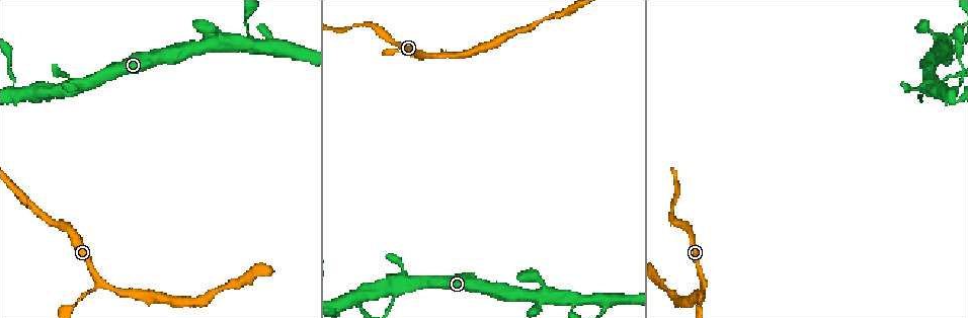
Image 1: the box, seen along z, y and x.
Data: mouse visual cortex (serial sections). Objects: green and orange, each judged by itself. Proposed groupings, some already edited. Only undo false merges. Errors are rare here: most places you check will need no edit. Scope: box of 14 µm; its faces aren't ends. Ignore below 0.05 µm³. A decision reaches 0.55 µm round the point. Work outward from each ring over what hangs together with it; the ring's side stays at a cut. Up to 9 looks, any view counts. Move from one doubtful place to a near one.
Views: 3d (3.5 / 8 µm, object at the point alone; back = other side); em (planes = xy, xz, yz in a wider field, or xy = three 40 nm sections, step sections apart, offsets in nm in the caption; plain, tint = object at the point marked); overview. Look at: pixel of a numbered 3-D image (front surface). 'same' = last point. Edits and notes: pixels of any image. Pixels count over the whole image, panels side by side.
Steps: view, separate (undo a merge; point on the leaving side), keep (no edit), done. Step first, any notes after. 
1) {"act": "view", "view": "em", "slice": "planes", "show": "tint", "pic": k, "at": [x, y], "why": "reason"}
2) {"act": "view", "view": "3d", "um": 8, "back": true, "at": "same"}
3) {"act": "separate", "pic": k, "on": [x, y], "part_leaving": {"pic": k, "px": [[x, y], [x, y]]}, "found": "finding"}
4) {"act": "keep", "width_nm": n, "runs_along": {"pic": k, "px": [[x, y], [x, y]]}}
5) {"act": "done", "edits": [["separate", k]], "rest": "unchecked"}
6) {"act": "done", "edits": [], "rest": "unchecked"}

{"act": "view", "view": "3d", "um": 3.5, "pic": 1, "at": [100, 280], "why": "abrupt turn"}

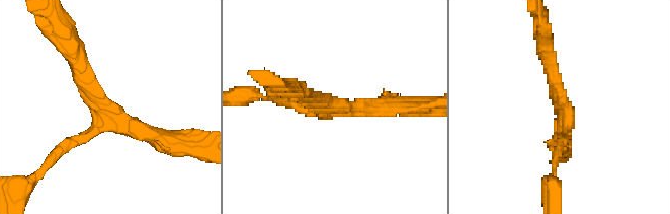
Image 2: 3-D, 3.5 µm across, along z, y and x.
{"act": "view", "view": "em", "slice": "xy", "step": 3, "show": "tint", "pic": 2, "at": [331, 103], "arms": 3, "arm_widths_nm": [150, 200, 250], "why": "now the EM"}

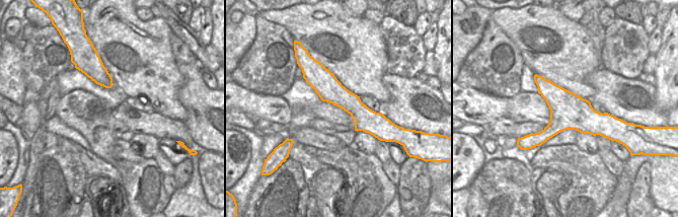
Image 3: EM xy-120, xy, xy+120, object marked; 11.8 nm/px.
{"act": "keep", "runs_along": {"pic": 2, "px": [[71, 52], [127, 127], [161, 139]]}, "found": "continuous, no second cell"}

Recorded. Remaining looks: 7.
{"act": "view", "view": "3d", "um": 3.5, "pic": 1, "at": [404, 276], "why": "thick turns thin"}

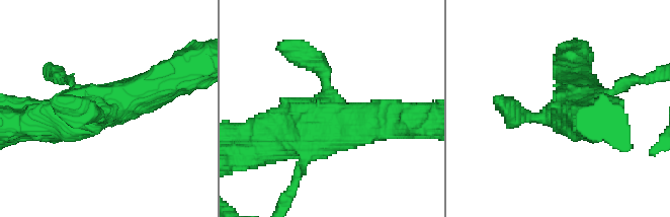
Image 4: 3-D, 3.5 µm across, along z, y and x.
{"act": "view", "view": "em", "slice": "xy", "step": 5, "show": "tint", "pic": 4, "at": [324, 107], "why": "now the EM"}

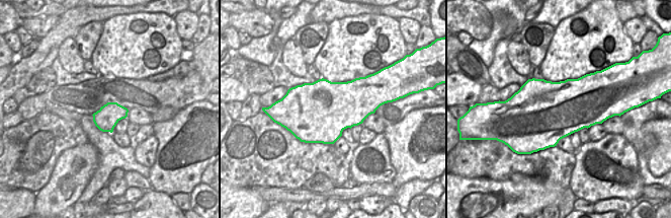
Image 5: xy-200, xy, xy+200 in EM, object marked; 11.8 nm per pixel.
{"act": "keep", "found": "one cell here"}

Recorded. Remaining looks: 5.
{"act": "view", "view": "3d", "um": 3.5, "pic": 1, "at": [12, 89], "why": "three-way junction"}

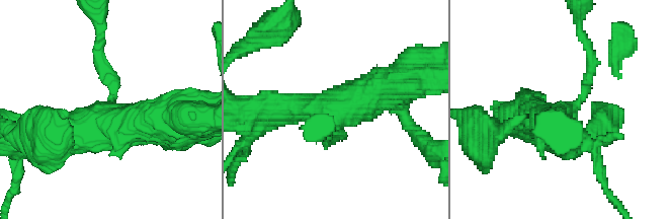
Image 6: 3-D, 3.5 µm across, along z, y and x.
{"act": "view", "view": "em", "slice": "xy", "step": 5, "show": "tint", "pic": 6, "at": [339, 115]}

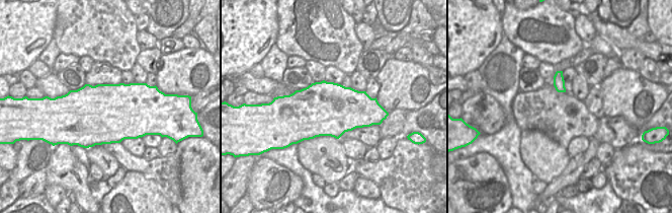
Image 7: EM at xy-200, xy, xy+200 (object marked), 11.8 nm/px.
{"act": "keep", "width_nm": 650, "runs_along": {"pic": 6, "px": [[169, 120], [119, 124], [100, 58]]}, "found": "all the same cell"}

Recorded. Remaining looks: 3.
{"act": "view", "view": "3d", "um": 8, "back": true, "pic": 1, "at": [221, 37], "why": "looks like a crossing"}

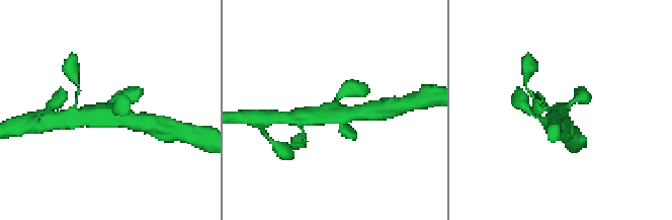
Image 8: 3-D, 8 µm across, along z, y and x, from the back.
{"act": "view", "view": "3d", "um": 3.5, "back": true, "pic": 8, "at": [332, 105], "why": "zoom in"}

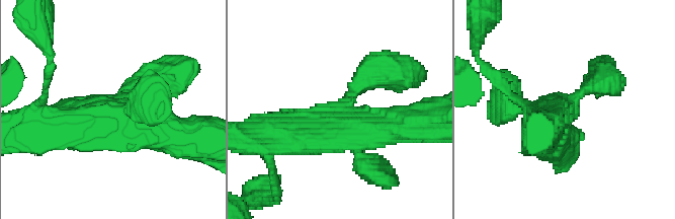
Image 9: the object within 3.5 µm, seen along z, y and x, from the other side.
{"act": "view", "view": "em", "slice": "xy", "step": 1, "show": "tint", "pic": 9, "at": [116, 106], "arms": 4, "arm_widths_nm": [200, 350, 500, 600]}

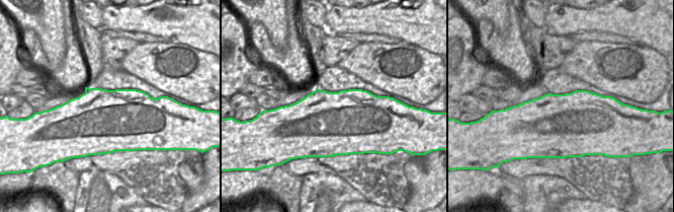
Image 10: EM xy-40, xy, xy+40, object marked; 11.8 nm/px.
{"act": "keep", "runs_along": {"pic": 9, "px": [[412, 123], [281, 136]]}, "found": "all the same cell"}

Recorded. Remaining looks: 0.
{"act": "done", "edits": [], "rest": "unchecked"}

